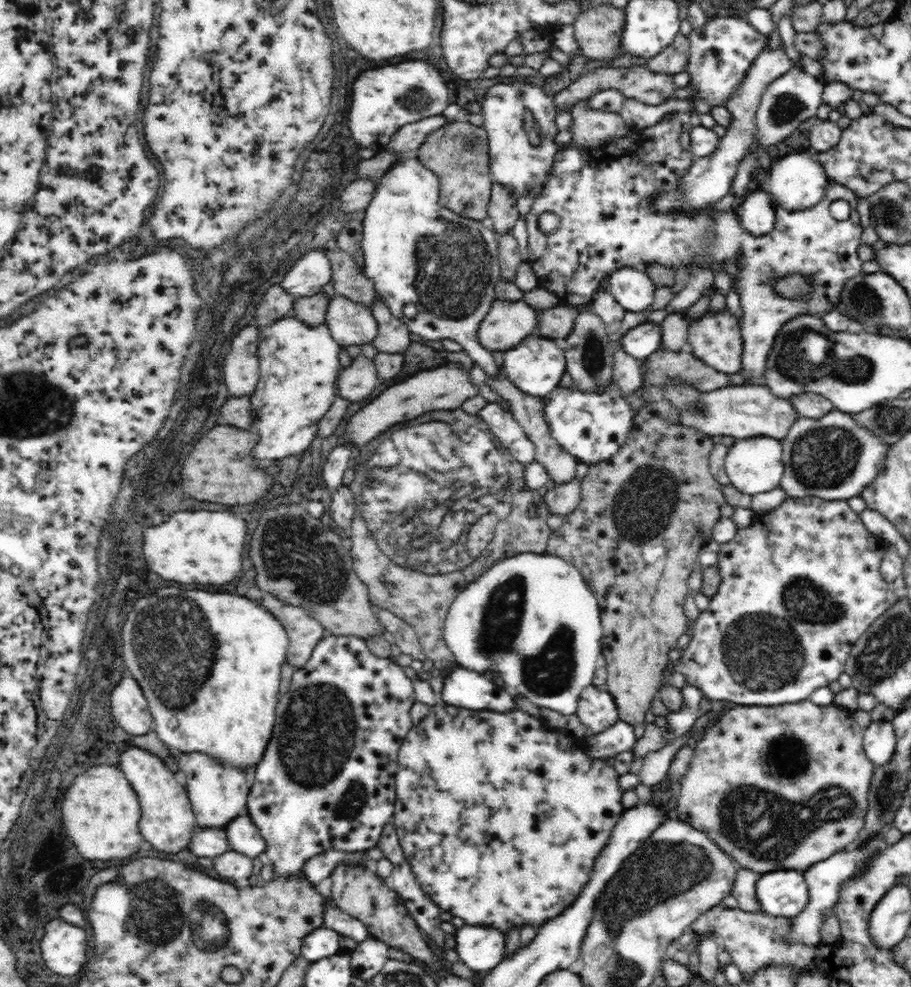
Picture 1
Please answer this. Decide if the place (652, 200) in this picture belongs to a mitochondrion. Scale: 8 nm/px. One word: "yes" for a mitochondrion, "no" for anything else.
no

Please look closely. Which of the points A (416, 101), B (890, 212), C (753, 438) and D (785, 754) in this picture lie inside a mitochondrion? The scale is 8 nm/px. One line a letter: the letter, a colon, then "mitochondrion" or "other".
A: mitochondrion
B: mitochondrion
C: other
D: mitochondrion

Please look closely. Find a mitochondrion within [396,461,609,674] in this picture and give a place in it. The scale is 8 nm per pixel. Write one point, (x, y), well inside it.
(502, 615)

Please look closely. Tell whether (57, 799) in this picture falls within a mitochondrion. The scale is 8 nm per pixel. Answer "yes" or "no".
no

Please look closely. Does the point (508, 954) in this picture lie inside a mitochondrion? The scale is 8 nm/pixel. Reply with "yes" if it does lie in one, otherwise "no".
no

